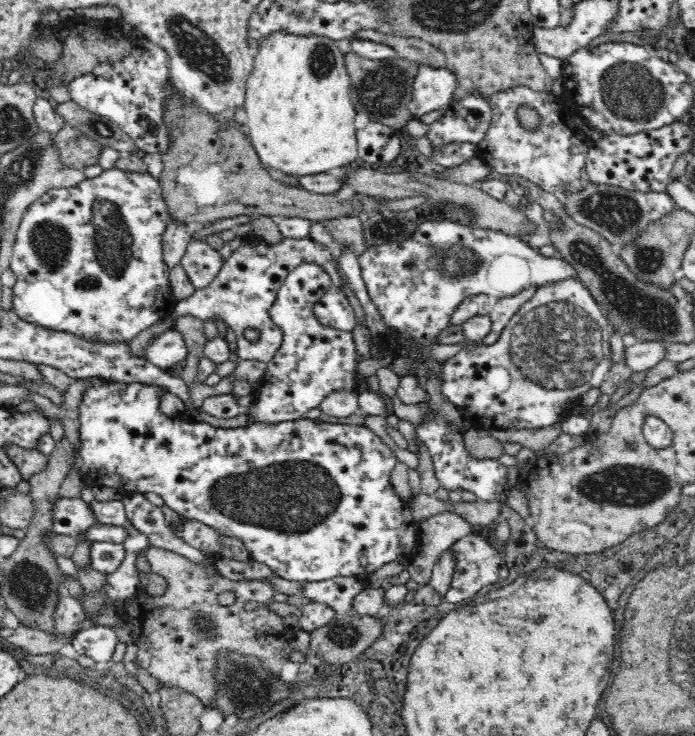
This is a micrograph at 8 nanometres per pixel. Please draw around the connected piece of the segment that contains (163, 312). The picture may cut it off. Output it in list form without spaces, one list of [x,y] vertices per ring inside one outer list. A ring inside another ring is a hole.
[[[111,168],[103,170],[94,178],[85,178],[80,184],[70,188],[50,189],[35,200],[22,214],[22,220],[17,230],[15,244],[12,250],[11,270],[17,277],[13,286],[13,311],[18,318],[33,325],[42,326],[45,329],[66,331],[74,333],[78,337],[92,339],[92,341],[130,341],[140,331],[155,325],[162,319],[172,317],[176,303],[179,301],[170,290],[168,265],[163,255],[163,234],[169,223],[169,208],[163,197],[161,182],[152,177],[150,173],[134,172]]]

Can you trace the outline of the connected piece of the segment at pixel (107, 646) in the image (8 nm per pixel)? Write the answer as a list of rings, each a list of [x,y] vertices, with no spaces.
[[[94,624],[82,628],[70,642],[78,653],[90,656],[99,667],[104,667],[114,654],[118,637],[112,627]]]

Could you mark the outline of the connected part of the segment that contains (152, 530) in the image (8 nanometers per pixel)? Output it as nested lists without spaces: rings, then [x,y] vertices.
[[[131,491],[128,496],[122,498],[121,502],[127,511],[129,523],[134,526],[136,531],[140,531],[148,537],[150,546],[170,550],[191,559],[196,564],[205,566],[205,568],[215,569],[215,565],[204,557],[201,550],[190,546],[173,534],[166,525],[162,509],[149,502],[144,494]]]

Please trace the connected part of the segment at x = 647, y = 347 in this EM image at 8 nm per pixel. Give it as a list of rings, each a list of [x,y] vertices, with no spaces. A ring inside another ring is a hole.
[[[641,341],[624,350],[624,361],[632,372],[645,372],[666,358],[666,342]]]

